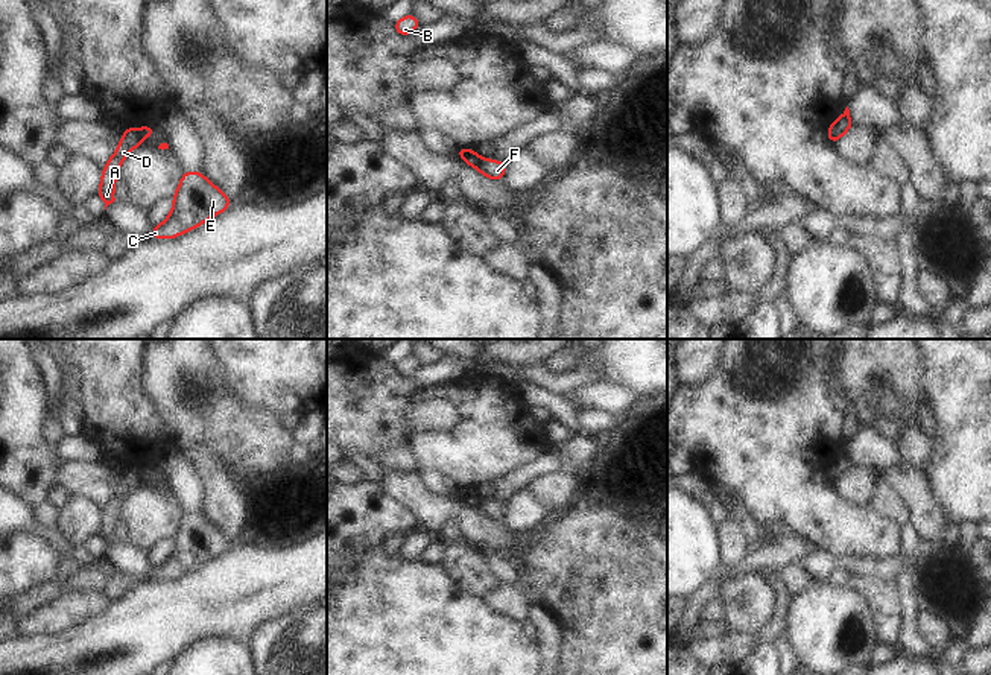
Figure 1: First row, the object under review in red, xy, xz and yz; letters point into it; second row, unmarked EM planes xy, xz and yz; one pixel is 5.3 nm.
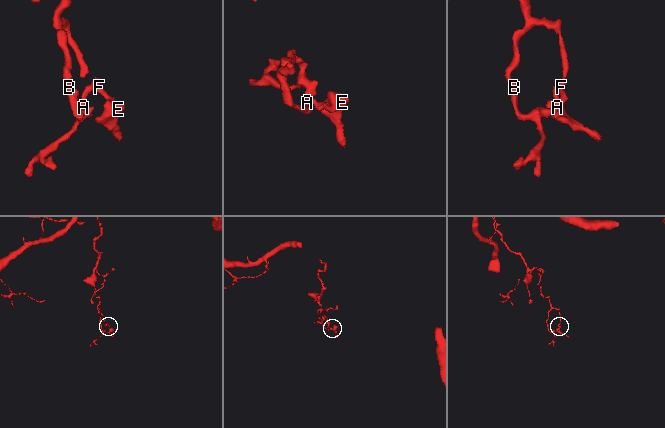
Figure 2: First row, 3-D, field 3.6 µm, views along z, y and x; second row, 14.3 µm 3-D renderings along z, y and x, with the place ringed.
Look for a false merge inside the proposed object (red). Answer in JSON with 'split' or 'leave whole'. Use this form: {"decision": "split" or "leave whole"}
{"decision": "split"}

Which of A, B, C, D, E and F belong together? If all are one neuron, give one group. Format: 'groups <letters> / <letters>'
groups A B D / C E F

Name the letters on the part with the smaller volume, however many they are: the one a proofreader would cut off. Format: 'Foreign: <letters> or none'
Foreign: C, E, F

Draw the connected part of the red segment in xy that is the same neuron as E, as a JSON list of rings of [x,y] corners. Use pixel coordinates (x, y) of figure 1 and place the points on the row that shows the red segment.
[[[184,172],[178,190],[173,195],[173,210],[163,223],[150,230],[152,239],[173,239],[185,231],[195,230],[216,214],[225,211],[233,201],[211,184],[202,172]]]

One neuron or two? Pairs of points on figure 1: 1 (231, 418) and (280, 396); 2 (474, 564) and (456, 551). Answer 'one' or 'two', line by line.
1: two
2: one

